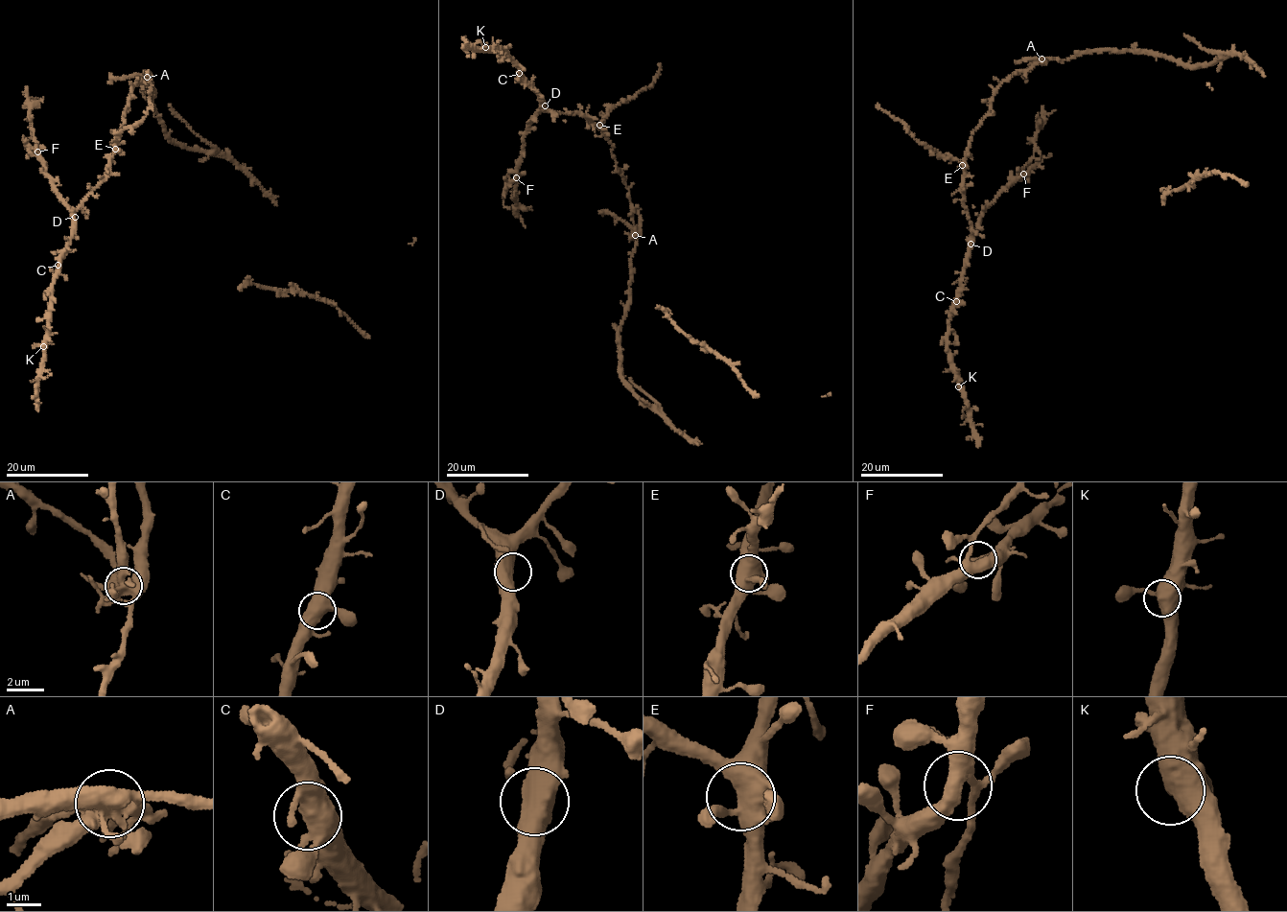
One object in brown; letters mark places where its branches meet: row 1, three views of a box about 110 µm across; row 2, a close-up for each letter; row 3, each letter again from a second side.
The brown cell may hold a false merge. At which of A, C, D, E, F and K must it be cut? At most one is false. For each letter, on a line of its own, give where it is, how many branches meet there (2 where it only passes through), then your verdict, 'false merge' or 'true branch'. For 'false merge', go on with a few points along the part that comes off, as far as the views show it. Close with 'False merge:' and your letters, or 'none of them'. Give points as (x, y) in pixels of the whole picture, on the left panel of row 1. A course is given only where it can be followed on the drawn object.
A: (147, 77) | 7 | false merge
C: (58, 265) | 3 | true branch
D: (75, 217) | 3 | true branch
E: (115, 149) | 5 | true branch
F: (37, 152) | 4 | true branch
K: (43, 346) | 3 | true branch
False merge: A

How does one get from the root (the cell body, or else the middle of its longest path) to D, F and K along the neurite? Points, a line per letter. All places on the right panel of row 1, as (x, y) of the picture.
D: (1077, 54), (1065, 59), (1041, 58), (1007, 77), (995, 92), (966, 156), (971, 244)
F: (1077, 54), (1041, 58), (1007, 77), (995, 92), (966, 156), (972, 235), (984, 208), (1023, 174)
K: (1077, 54), (1065, 59), (1041, 58), (1007, 77), (972, 134), (963, 180), (971, 255), (948, 335), (958, 386)

